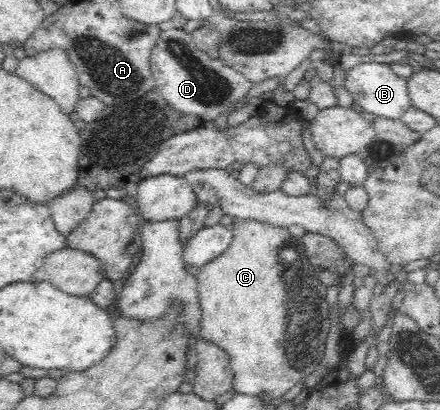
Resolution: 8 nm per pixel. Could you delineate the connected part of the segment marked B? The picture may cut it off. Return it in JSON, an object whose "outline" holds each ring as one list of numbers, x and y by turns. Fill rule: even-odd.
{"outline":[[362,62,346,71,345,88,357,105,367,112,387,120,401,120,412,107,407,90,407,78,396,75,386,63]]}

